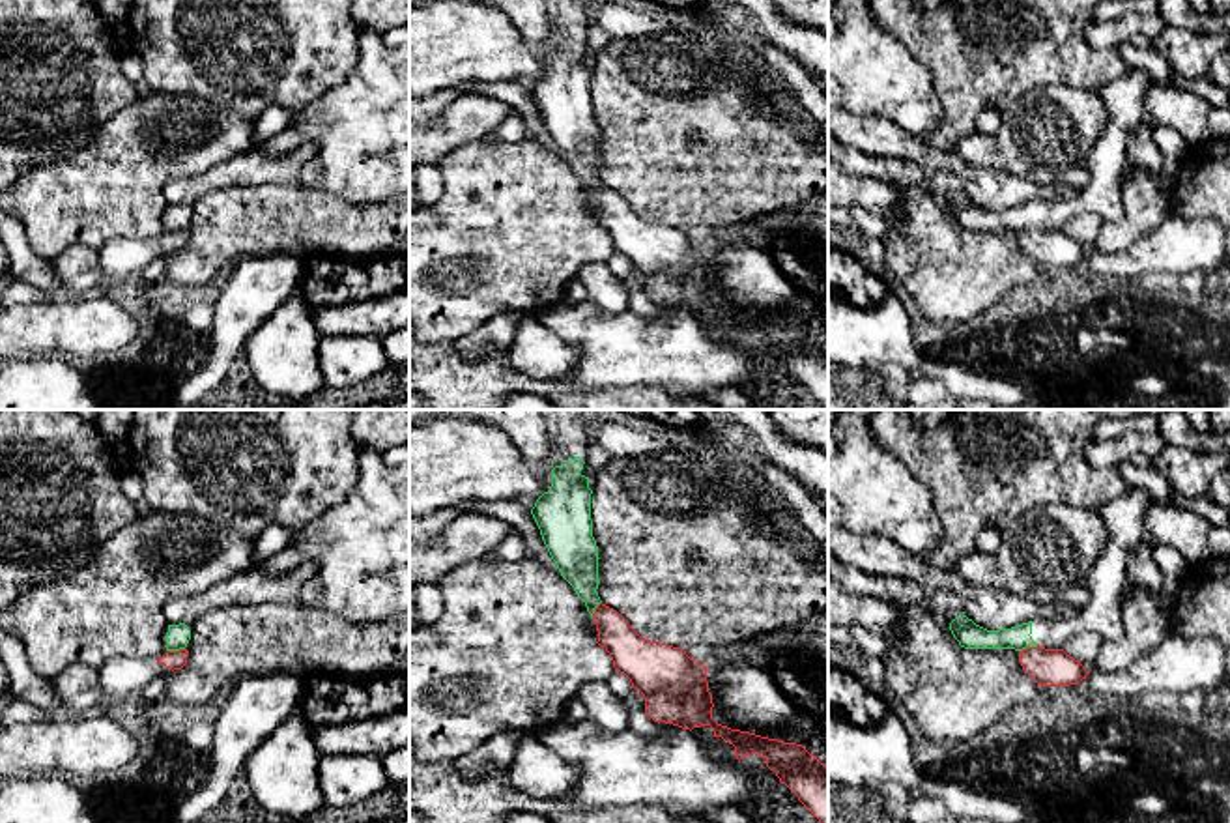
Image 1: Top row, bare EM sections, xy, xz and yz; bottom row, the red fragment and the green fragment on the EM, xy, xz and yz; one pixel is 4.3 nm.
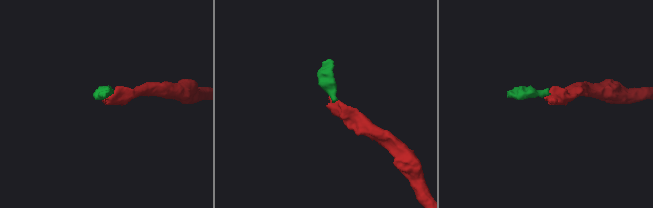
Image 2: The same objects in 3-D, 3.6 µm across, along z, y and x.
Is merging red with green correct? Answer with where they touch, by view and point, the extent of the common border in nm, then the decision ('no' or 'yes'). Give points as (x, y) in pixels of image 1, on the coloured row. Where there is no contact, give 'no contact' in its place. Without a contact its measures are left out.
yz (1029, 648) | 90 nm | no

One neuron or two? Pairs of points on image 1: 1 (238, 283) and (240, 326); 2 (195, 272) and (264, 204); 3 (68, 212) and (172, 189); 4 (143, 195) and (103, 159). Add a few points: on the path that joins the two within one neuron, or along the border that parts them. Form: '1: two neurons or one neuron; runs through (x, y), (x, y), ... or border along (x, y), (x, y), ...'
1: one neuron; runs through (242, 294), (242, 315)
2: one neuron; runs through (212, 255), (247, 221)
3: two neurons; border along (200, 173), (172, 178), (163, 189), (165, 202)
4: one neuron; runs through (133, 189), (113, 169)

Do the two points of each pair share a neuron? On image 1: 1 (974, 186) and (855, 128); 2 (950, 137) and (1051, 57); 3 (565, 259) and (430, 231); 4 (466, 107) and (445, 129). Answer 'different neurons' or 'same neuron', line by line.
1: same neuron
2: same neuron
3: same neuron
4: same neuron

